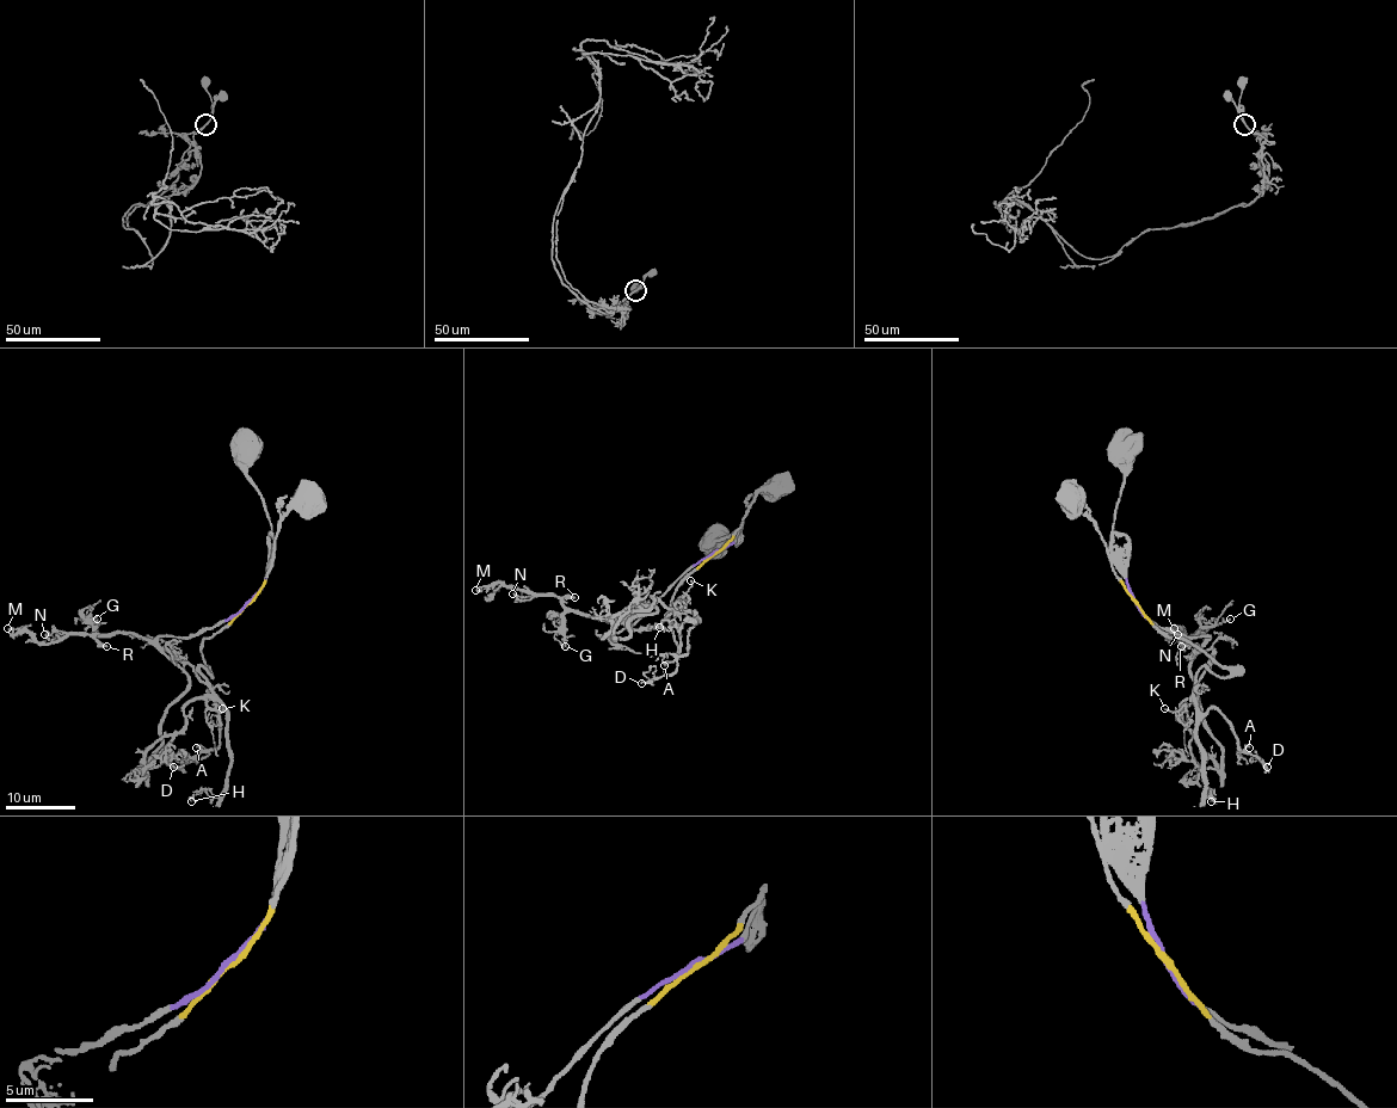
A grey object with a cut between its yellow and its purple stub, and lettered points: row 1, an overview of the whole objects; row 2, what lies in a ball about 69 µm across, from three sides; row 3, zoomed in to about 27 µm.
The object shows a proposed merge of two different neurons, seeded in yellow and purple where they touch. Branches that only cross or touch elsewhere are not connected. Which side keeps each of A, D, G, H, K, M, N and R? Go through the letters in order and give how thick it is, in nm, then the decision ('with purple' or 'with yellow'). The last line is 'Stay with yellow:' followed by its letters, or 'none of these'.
A: 200 nm | with yellow
D: 180 nm | with yellow
G: 160 nm | with purple
H: 110 nm | with yellow
K: 170 nm | with yellow
M: 190 nm | with purple
N: 150 nm | with purple
R: 360 nm | with purple
Stay with yellow: A, D, H, K

